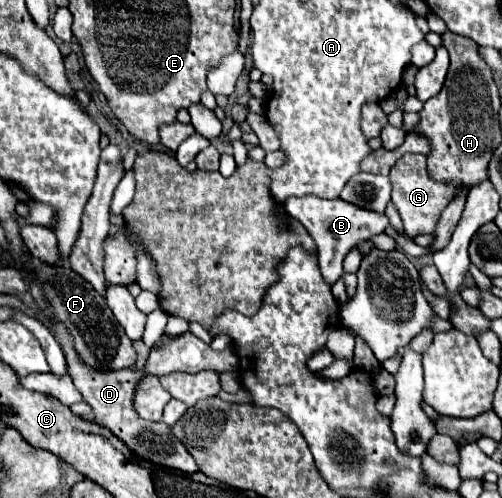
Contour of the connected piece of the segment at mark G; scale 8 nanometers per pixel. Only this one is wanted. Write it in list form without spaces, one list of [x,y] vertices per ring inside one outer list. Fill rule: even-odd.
[[[403,154],[399,162],[391,168],[389,178],[393,184],[393,204],[399,210],[405,234],[419,236],[419,234],[435,232],[441,212],[455,196],[455,184],[443,184],[437,180],[431,180],[427,172],[427,156],[421,156],[421,154]]]

